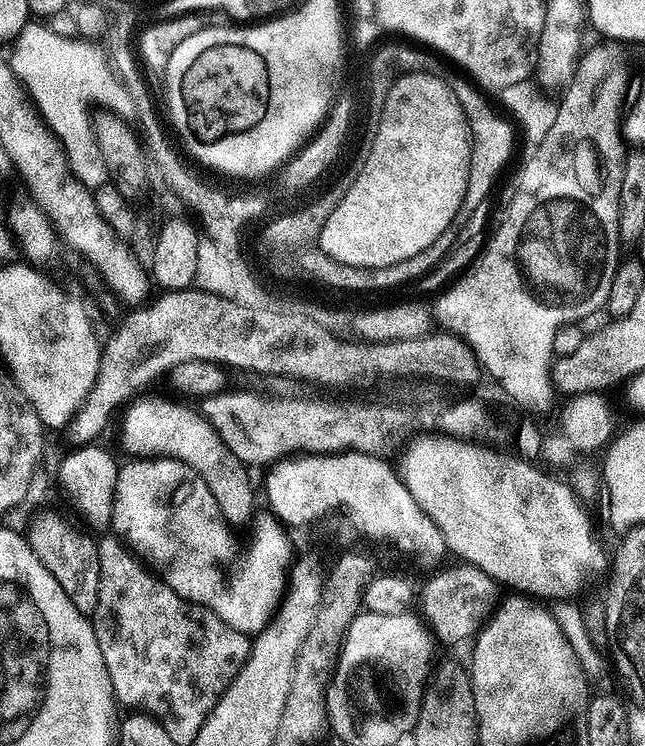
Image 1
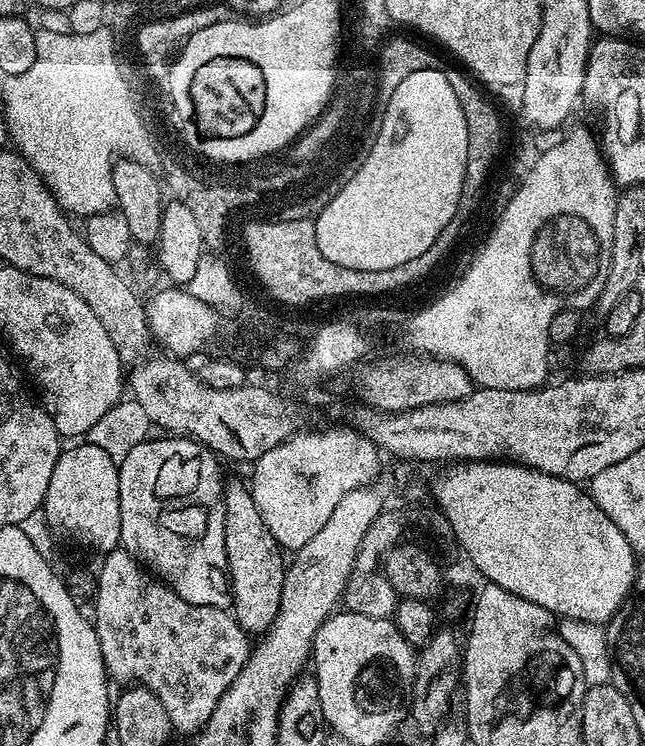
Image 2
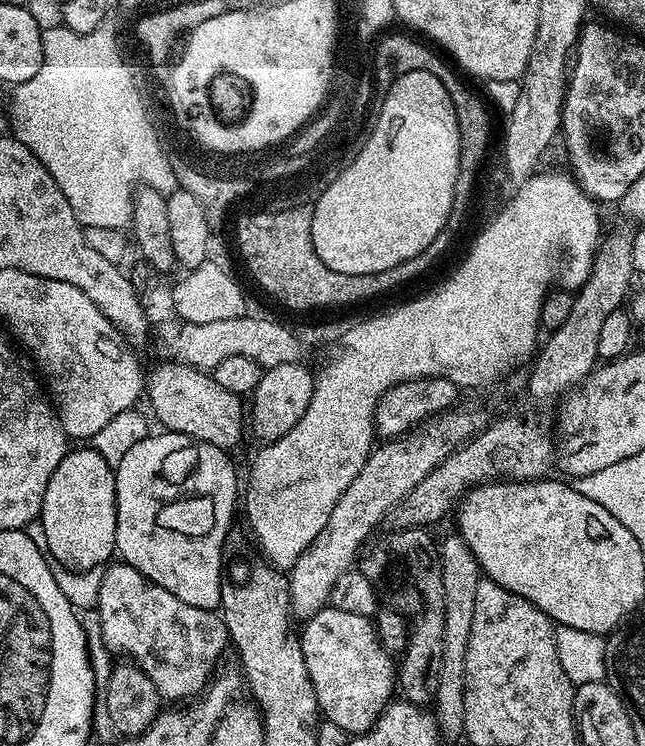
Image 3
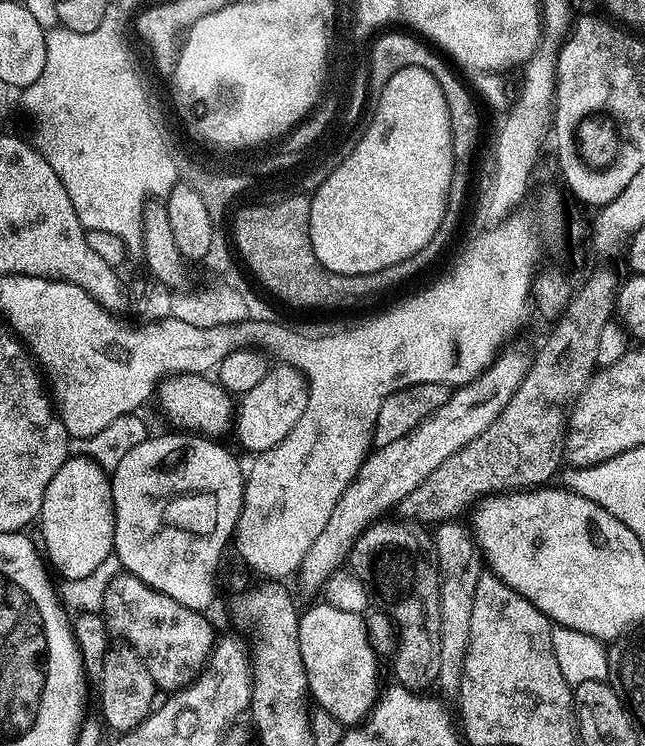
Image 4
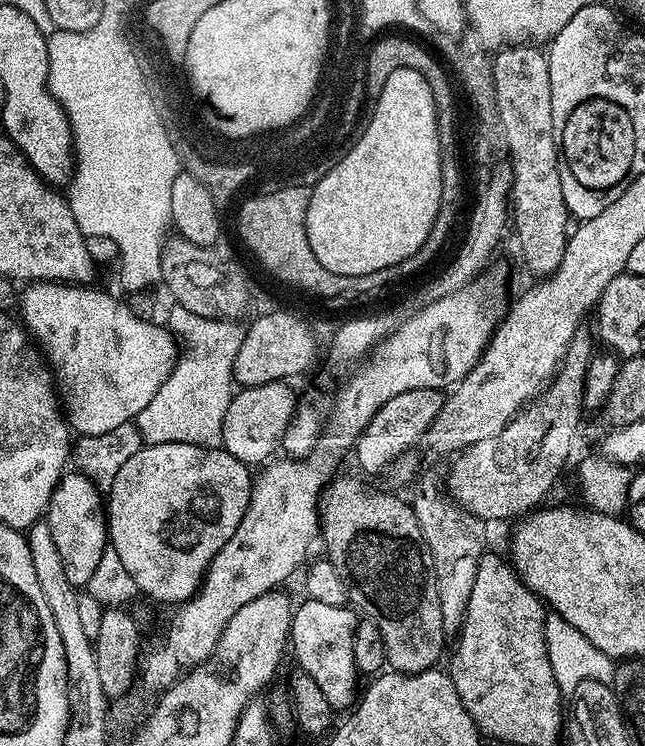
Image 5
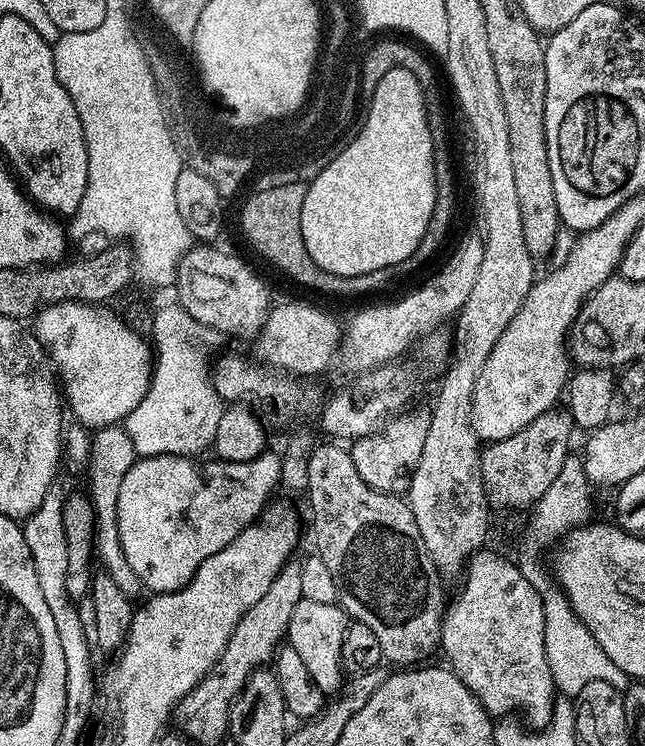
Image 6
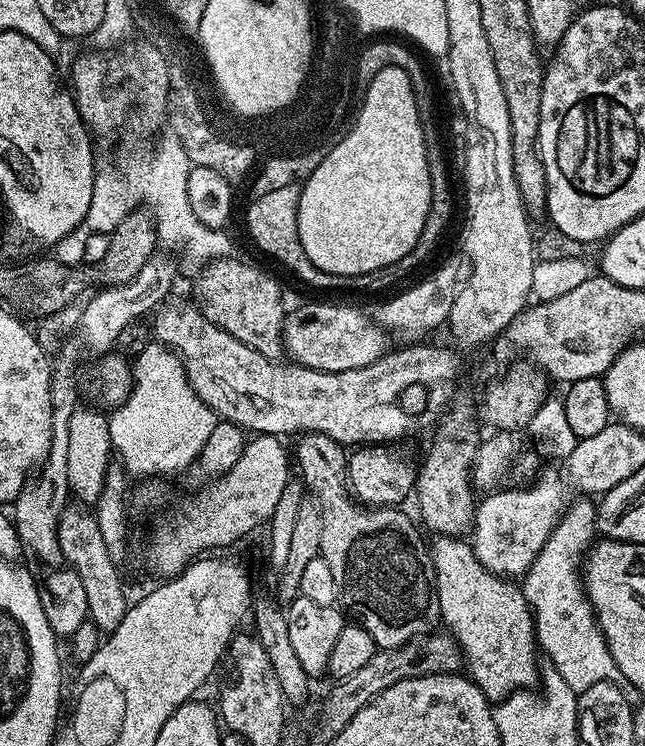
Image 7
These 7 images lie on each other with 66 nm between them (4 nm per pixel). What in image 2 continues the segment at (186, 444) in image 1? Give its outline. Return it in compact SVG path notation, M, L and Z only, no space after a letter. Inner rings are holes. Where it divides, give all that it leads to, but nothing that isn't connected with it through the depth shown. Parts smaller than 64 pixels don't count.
M229 479L224 486L224 545L230 581L230 611L245 632L263 634L278 614L286 556L270 534L254 502L251 487L245 481L243 484L240 480Z

